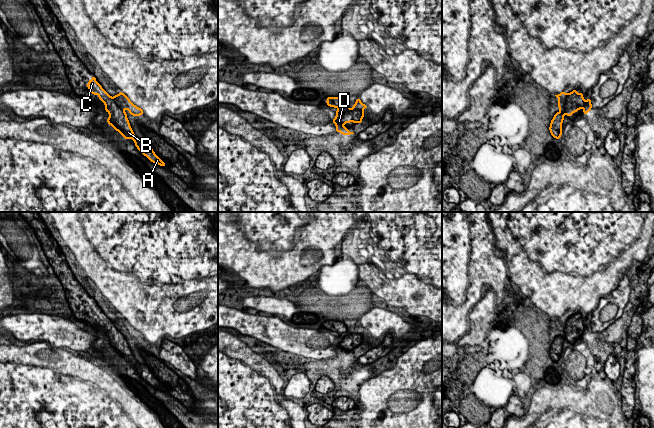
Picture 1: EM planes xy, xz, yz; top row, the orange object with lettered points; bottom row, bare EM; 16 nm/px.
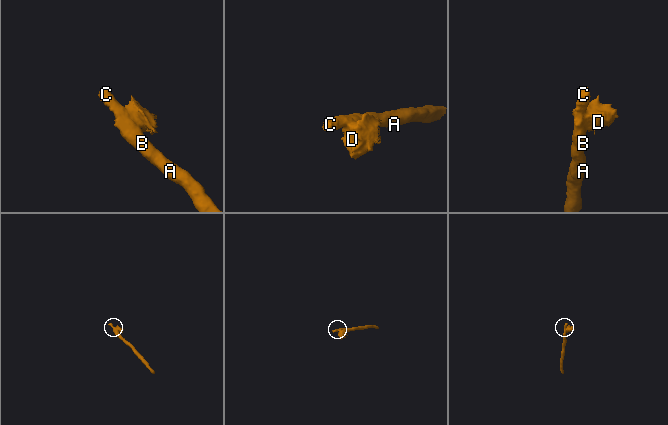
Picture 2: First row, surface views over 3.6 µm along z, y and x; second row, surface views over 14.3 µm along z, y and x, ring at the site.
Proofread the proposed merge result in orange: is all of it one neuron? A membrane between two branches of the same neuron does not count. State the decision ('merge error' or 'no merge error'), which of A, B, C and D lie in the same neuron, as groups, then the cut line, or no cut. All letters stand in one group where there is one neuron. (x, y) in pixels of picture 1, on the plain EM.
merge error; groups A B C / D; cut xy (111, 321), (114, 328), (126, 340)

